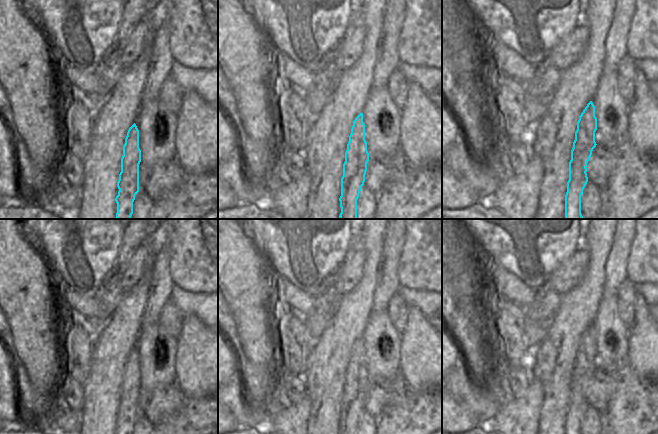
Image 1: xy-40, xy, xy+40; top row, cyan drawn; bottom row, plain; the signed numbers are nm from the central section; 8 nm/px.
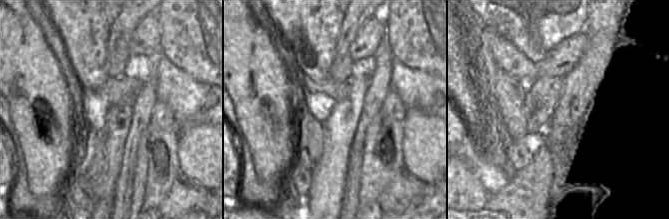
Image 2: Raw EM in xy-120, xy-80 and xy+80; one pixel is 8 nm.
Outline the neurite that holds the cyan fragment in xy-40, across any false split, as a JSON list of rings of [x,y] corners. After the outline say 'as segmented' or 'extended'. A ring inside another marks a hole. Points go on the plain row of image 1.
[[[134,347],[128,354],[121,382],[121,396],[115,422],[117,434],[133,434],[133,426],[139,416],[139,388],[141,374],[139,372],[139,354]]] | as segmented

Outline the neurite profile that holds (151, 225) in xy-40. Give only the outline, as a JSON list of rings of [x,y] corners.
[[[142,219],[145,224],[147,239],[152,237],[161,224],[161,219]]]

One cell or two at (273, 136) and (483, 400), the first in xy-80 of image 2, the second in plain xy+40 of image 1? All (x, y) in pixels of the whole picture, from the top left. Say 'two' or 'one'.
two

